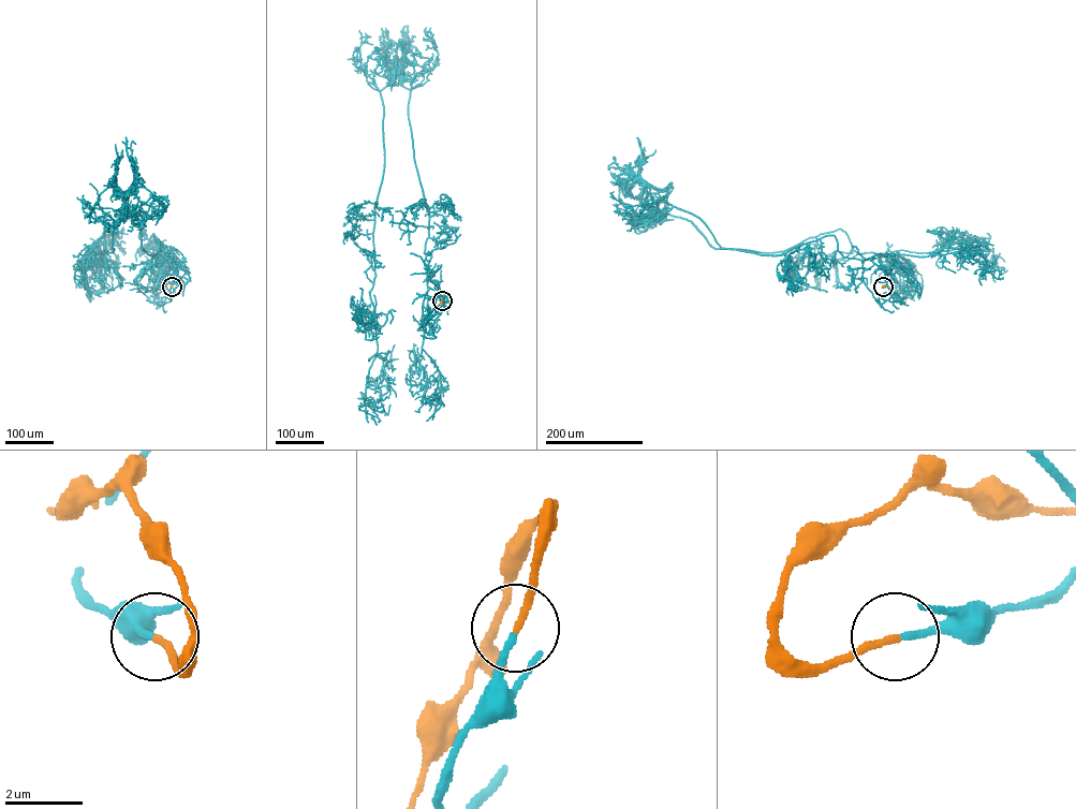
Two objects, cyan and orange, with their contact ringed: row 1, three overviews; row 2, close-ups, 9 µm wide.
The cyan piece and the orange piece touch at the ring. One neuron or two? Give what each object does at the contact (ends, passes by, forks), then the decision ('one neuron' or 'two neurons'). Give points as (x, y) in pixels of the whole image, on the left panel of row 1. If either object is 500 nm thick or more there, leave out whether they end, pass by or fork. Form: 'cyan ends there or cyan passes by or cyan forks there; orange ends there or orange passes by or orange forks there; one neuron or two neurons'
cyan ends there; orange ends there; one neuron

